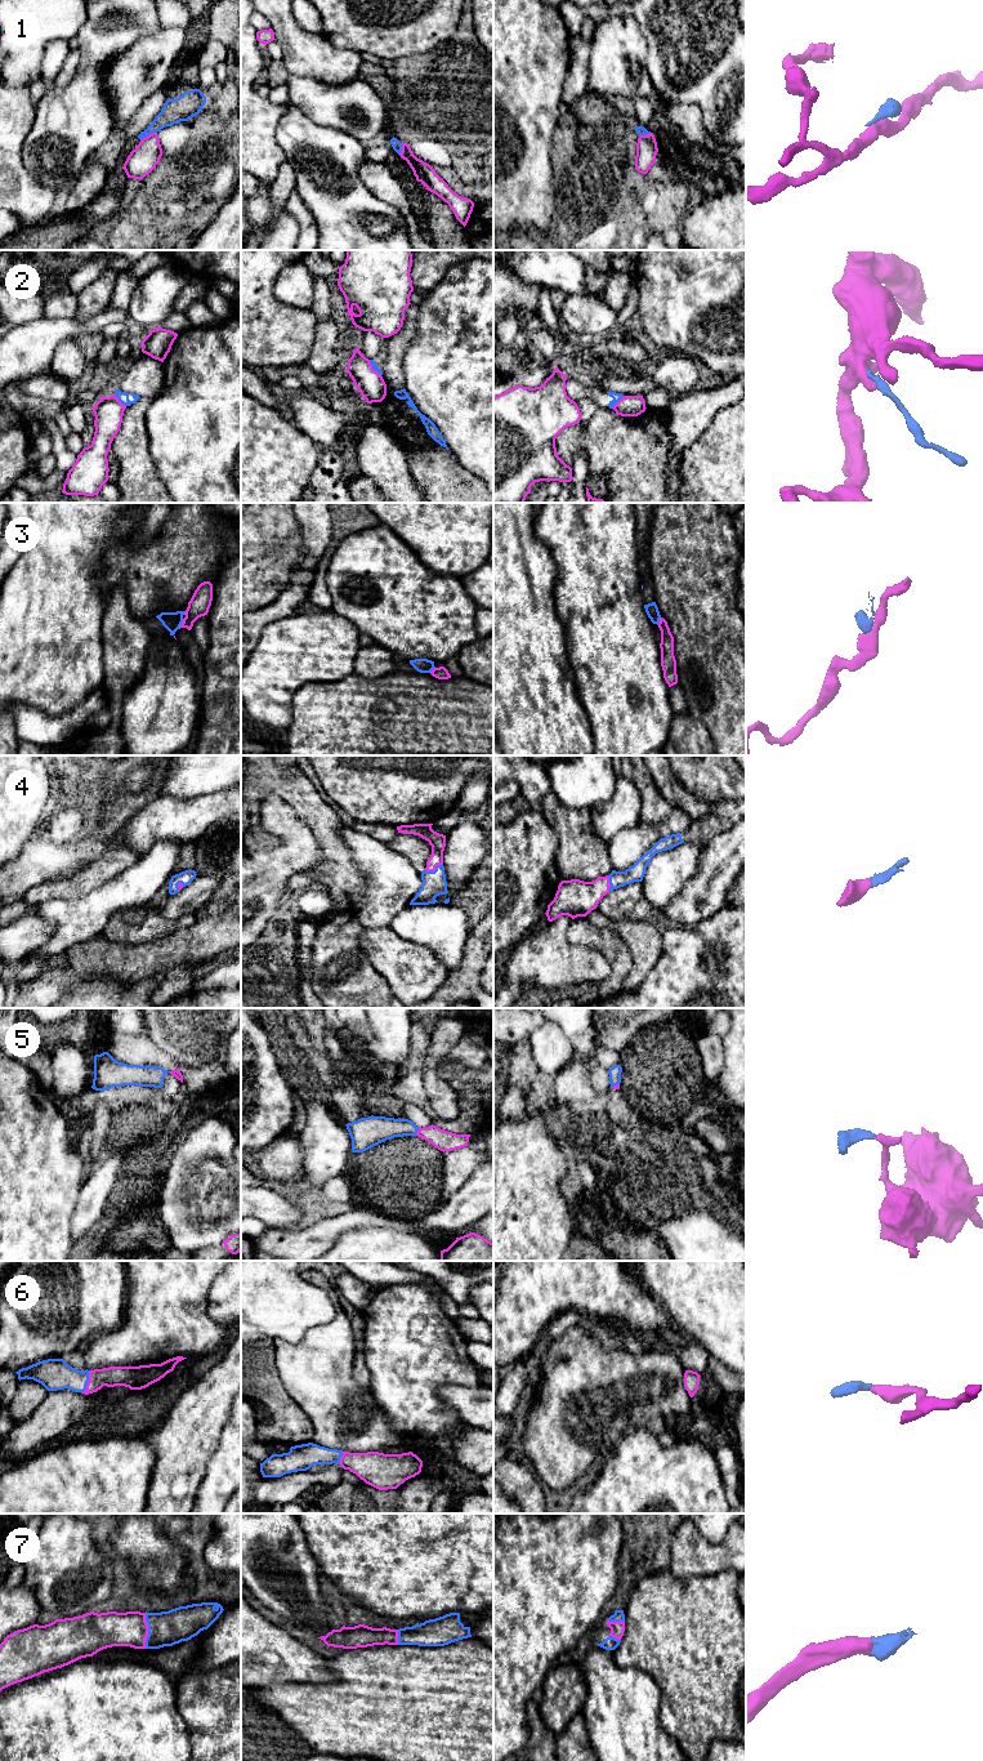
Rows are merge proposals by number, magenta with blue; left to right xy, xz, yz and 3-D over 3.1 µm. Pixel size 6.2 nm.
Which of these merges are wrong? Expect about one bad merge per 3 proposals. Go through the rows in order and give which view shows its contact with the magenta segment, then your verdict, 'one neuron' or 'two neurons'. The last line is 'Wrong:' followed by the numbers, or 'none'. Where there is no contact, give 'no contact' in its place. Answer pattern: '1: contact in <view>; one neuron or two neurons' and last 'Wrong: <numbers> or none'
1: contact in xy; two neurons
2: contact in xy; two neurons
3: contact in xy; one neuron
4: contact in xz; one neuron
5: contact in xz; one neuron
6: contact in xy; one neuron
7: contact in xy; one neuron
Wrong: 1, 2

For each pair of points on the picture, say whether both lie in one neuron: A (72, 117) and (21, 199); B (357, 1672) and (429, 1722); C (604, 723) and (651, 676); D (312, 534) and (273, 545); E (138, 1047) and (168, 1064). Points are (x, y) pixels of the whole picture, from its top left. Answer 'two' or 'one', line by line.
A: two
B: one
C: one
D: two
E: one

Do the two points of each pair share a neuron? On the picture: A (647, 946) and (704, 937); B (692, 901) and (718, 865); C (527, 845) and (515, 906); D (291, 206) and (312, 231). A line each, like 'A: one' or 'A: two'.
A: two
B: one
C: one
D: one

